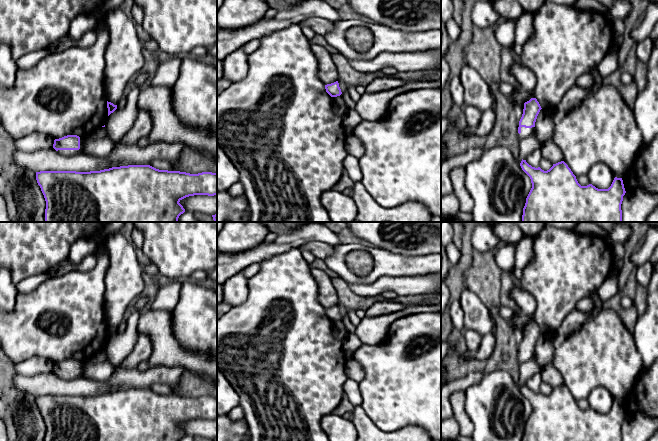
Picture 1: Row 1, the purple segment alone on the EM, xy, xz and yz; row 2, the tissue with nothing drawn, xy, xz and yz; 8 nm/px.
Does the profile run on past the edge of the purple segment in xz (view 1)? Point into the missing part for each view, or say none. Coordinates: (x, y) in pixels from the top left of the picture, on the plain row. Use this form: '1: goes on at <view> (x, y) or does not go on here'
1: does not go on here

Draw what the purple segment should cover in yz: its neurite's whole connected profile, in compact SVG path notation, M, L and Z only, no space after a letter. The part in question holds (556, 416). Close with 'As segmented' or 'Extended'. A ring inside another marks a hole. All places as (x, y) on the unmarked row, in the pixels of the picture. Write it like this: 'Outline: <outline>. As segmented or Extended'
Outline: M523 383L520 390L532 407L522 441L622 441L621 428L626 417L622 402L615 401L608 413L598 413L592 408L581 410L564 385L547 395L532 391Z. As segmented

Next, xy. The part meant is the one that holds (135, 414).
Outline: M128 389L100 395L40 395L36 404L46 425L45 441L179 441L185 436L179 427L194 419L217 419L217 397L190 398L159 394L150 389Z. As segmented

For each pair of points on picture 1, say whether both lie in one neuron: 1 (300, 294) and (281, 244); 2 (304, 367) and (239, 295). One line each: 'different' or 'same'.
1: different
2: different

